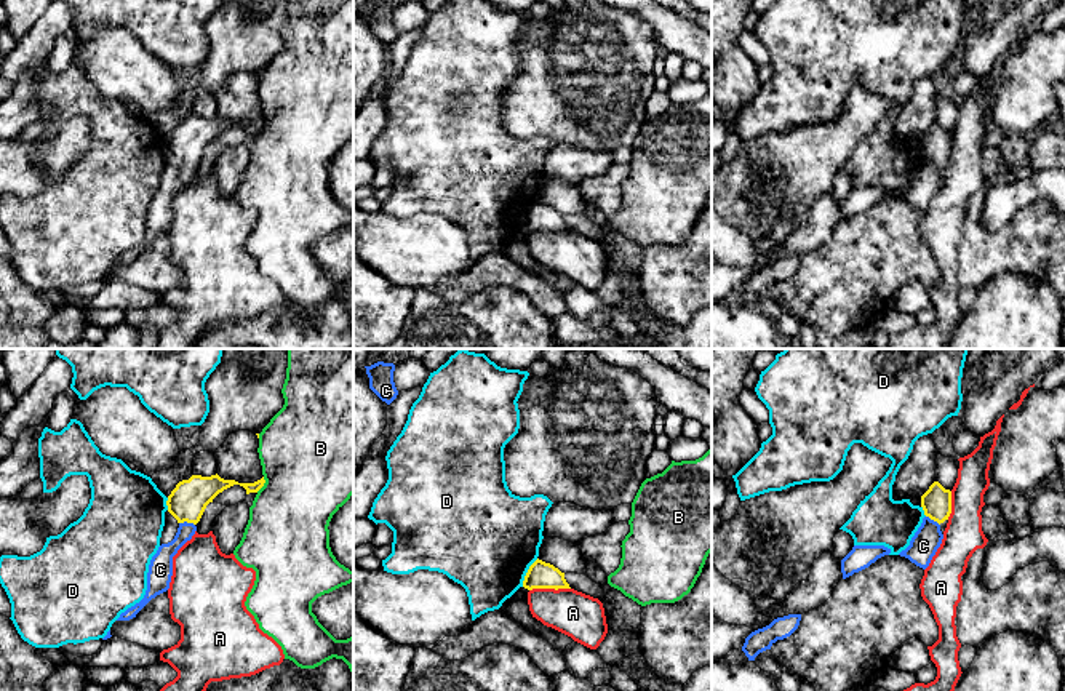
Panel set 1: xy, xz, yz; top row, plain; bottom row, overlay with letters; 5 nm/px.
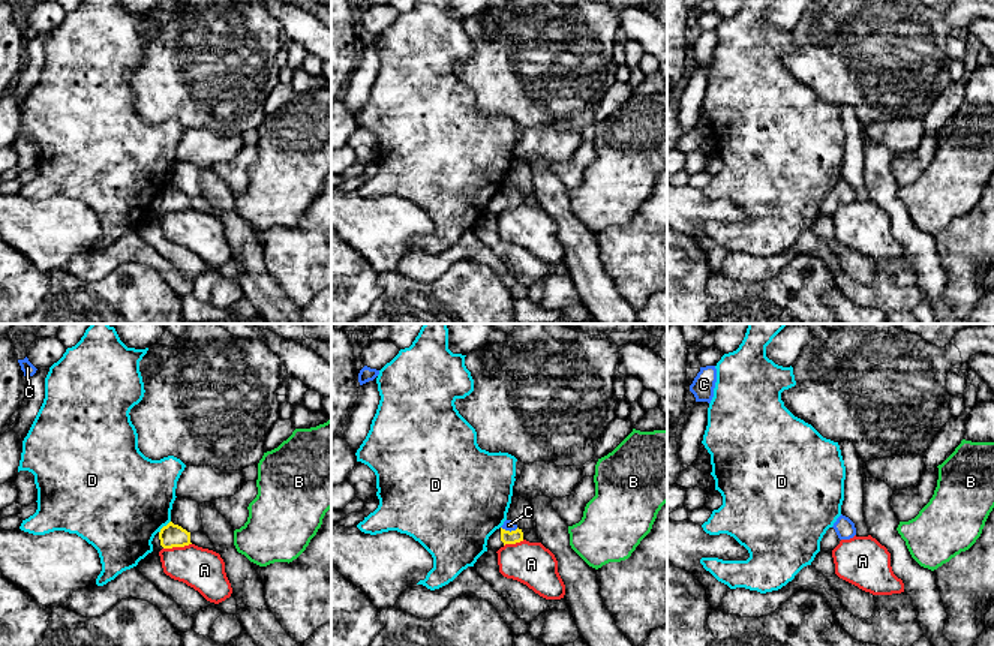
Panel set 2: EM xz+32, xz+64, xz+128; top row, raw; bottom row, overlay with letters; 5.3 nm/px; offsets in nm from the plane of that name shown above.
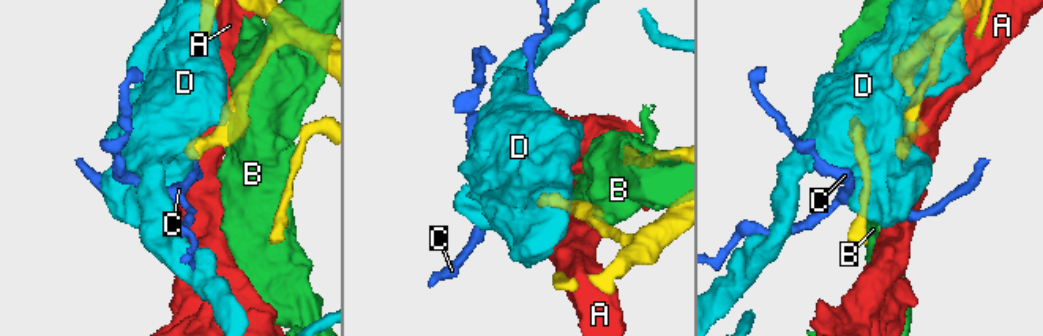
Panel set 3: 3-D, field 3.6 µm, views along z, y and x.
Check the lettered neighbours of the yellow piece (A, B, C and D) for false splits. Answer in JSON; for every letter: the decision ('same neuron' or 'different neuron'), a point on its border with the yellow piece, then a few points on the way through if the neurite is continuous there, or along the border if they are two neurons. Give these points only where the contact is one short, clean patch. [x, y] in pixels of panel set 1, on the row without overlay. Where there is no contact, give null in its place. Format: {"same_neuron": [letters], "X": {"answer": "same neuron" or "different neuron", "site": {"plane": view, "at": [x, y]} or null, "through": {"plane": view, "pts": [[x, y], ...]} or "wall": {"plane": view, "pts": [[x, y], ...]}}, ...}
{"same_neuron": ["C"], "A": {"answer": "different neuron", "site": {"plane": "xz", "at": [549, 229]}}, "B": {"answer": "different neuron", "site": {"plane": "xy", "at": [263, 127]}}, "C": {"answer": "same neuron", "site": {"plane": "xy", "at": [187, 163]}, "through": {"plane": "xy", "pts": [[187, 143], [187, 163], [186, 173], [162, 203]]}}, "D": {"answer": "different neuron", "site": {"plane": "xz", "at": [526, 215]}}}

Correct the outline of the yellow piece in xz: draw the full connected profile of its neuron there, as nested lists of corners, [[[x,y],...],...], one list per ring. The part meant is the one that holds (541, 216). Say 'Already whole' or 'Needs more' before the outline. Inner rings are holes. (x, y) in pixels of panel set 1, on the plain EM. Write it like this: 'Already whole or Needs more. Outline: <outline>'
Already whole. Outline: [[[536,202],[523,222],[523,229],[528,232],[532,230],[571,230],[569,226],[564,221],[564,214],[561,214],[558,210],[555,210],[550,205],[545,205],[542,202]]]

